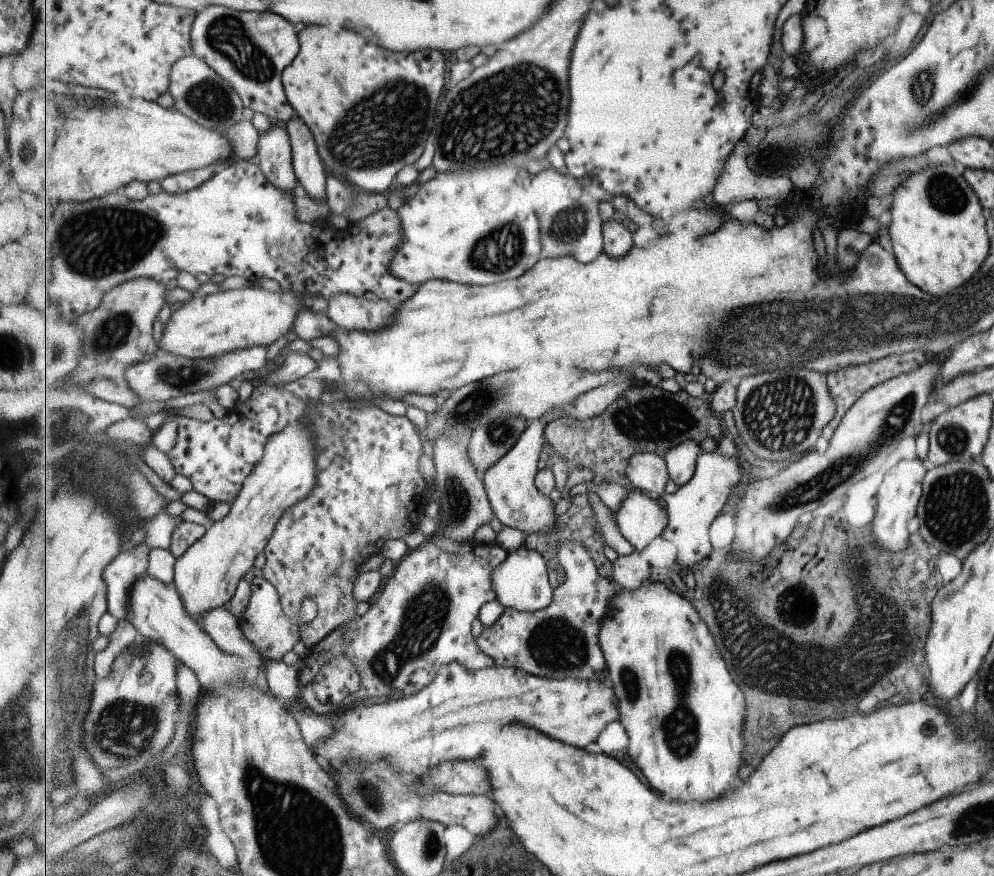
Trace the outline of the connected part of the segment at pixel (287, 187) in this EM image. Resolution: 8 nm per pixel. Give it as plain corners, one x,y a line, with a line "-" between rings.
271,121
271,126
263,131
257,141
257,163
263,169
265,176
284,191
293,191
297,186
298,178
294,169
292,142
287,128
281,128

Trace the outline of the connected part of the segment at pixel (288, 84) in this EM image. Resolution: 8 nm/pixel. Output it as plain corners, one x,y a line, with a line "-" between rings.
301,26
297,32
303,52
286,68
282,79
288,100
313,131
320,156
328,165
327,174
359,190
388,194
395,187
398,172
423,156
429,136
435,134
437,104
447,76
445,56
440,50
399,54
367,42
361,34
351,34
349,30
333,32
327,26

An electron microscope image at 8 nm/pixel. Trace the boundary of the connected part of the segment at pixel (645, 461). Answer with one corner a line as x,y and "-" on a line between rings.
635,452
626,468
627,481
634,489
664,495
665,482
670,478
667,461
657,453

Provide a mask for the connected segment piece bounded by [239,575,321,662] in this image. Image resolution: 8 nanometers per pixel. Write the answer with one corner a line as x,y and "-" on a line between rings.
262,575
252,580
249,605
239,622
243,632
265,660
281,662
287,652
300,650
302,624
313,622
320,610
317,599
310,596
303,600
303,614
297,619
289,618
283,610
278,590

